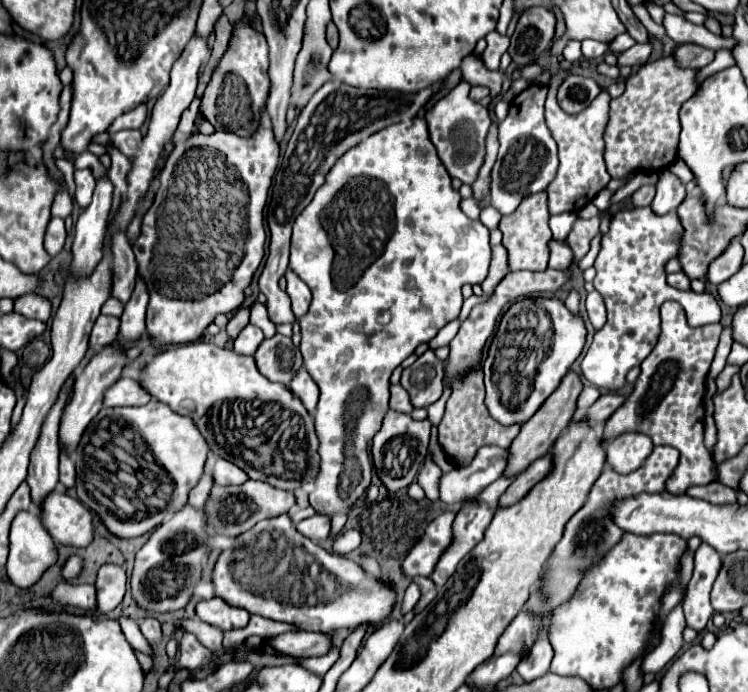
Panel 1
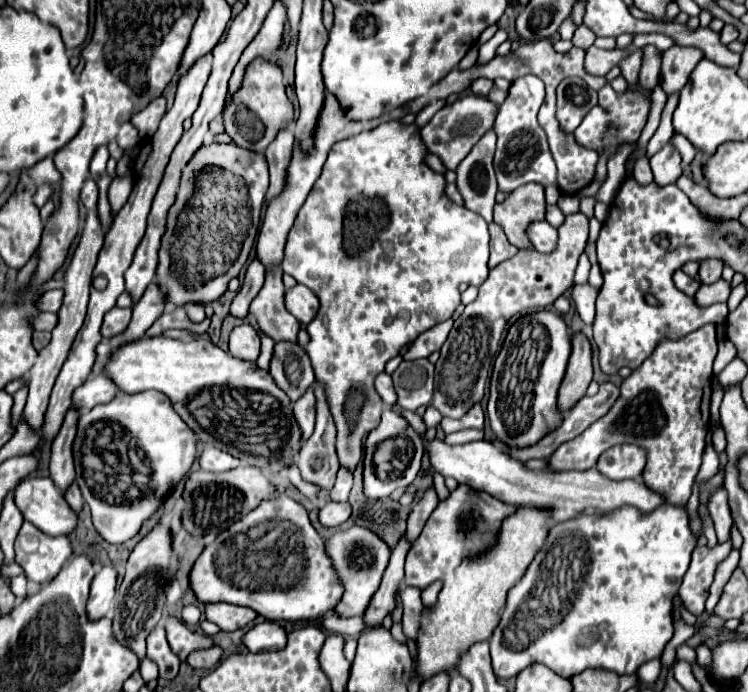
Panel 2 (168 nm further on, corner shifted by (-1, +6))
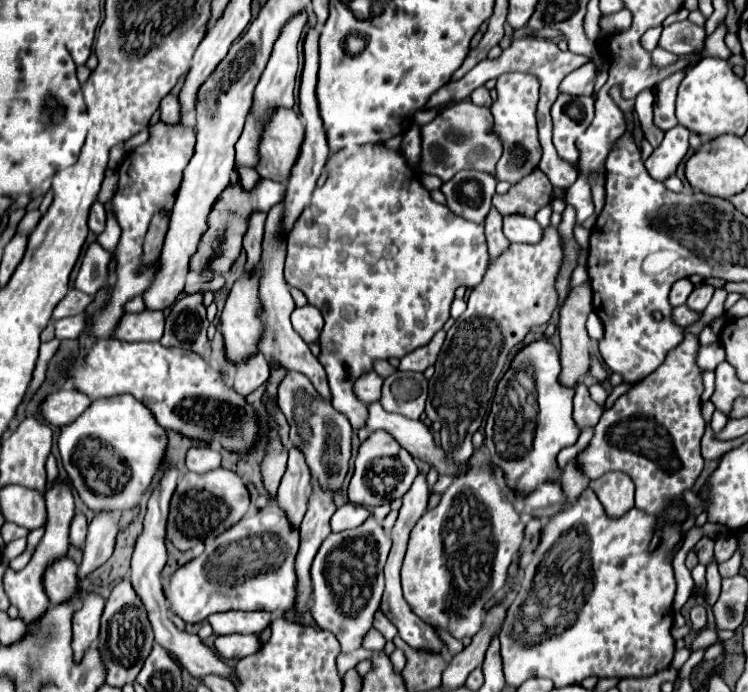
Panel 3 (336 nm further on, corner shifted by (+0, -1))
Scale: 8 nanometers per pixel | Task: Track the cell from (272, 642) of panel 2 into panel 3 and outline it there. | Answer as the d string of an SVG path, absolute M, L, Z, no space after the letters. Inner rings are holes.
M222 635L216 637L214 649L224 659L242 659L260 649L258 635Z

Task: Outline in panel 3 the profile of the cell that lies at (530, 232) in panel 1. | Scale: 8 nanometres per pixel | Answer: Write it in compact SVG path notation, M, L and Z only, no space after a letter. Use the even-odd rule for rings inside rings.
M536 169L532 175L526 175L520 179L520 183L512 185L508 193L504 195L494 195L492 205L502 213L522 213L526 217L534 217L540 207L550 203L552 199L552 183L548 183L548 177Z

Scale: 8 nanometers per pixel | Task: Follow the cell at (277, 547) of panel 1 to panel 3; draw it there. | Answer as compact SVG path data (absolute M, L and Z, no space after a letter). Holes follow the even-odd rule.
M268 505L260 509L256 515L250 515L238 521L234 527L218 535L210 541L202 555L178 567L168 585L164 585L164 597L168 599L170 611L176 613L184 623L200 623L212 613L240 609L240 611L270 611L282 613L294 607L296 597L296 575L294 575L294 559L298 553L298 531L294 531L286 519L286 515L276 507Z

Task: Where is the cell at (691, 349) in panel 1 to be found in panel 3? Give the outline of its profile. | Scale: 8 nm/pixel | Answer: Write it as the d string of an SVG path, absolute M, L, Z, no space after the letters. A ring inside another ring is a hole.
M686 335L684 341L666 355L664 363L656 371L652 371L652 375L636 383L626 395L622 395L612 405L612 409L608 409L600 417L600 423L596 425L596 433L588 449L580 455L580 469L590 479L600 479L608 471L626 473L636 485L634 507L648 515L660 513L666 501L670 499L682 499L682 493L694 485L704 465L704 459L700 455L700 439L704 435L706 423L700 415L700 395L704 387L700 379L700 369L696 365L698 347L700 347L698 337Z

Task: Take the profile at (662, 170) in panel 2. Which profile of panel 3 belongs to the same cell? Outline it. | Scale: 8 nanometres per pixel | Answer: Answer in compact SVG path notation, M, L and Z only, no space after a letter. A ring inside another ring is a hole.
M672 127L664 133L664 141L658 149L654 149L654 153L644 161L650 177L654 177L656 181L664 181L666 177L670 177L678 163L686 157L688 151L688 135L690 131L686 127Z

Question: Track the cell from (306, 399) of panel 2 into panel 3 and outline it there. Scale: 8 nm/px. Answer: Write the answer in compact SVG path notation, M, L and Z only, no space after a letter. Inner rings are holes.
M296 447L290 449L290 457L288 457L288 469L282 477L280 489L278 489L278 497L276 497L276 505L288 515L288 523L292 523L292 527L300 527L306 509L308 509L308 481L310 481L310 471L308 465L304 461L304 455L300 455L300 451Z

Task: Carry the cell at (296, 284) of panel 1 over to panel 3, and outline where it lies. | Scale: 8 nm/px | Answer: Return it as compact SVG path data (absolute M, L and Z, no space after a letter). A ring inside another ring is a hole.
M306 305L306 307L296 307L292 313L292 327L300 333L300 337L312 345L318 341L320 331L322 331L322 313L314 307L314 305Z

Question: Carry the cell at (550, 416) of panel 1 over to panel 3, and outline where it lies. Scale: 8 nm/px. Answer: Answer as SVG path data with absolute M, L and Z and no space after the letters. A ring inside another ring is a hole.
M582 283L578 287L572 287L566 301L560 307L560 321L558 321L558 331L560 331L560 339L562 339L562 349L560 349L560 363L562 363L562 371L560 371L560 383L564 383L564 387L574 387L578 377L588 373L590 367L590 337L586 333L586 317L592 311L592 291L588 287L588 283Z

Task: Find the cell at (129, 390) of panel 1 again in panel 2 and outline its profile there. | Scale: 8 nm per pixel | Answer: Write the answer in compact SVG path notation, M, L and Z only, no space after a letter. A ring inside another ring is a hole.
M99 374L89 378L81 388L73 392L73 408L87 412L97 404L107 404L113 400L113 396L119 394L123 394L121 388L117 388L117 384L113 384L113 380L109 380L105 374Z

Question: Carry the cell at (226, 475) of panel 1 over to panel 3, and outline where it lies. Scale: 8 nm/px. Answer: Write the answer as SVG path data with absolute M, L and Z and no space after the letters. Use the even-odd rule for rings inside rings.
M206 445L190 447L186 453L186 467L188 467L188 471L194 471L194 473L206 473L206 471L218 469L220 467L220 453L212 451Z

